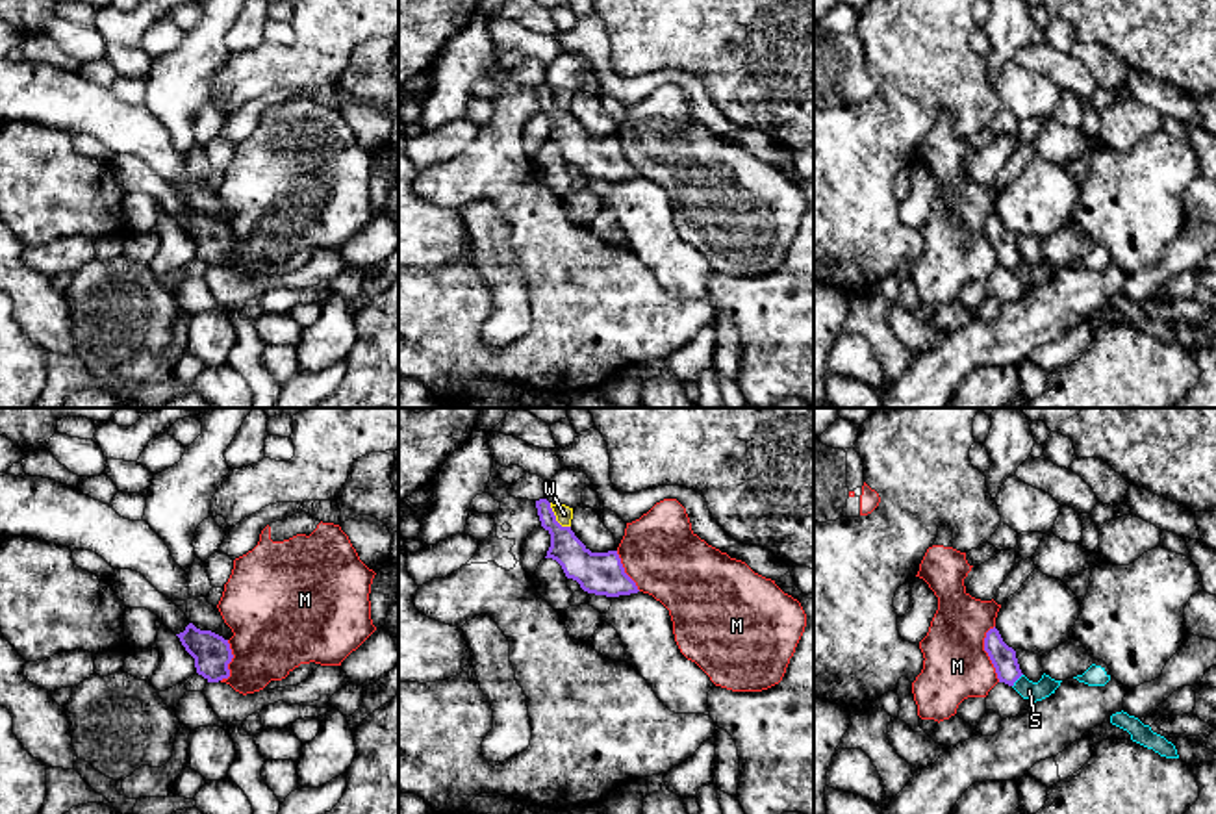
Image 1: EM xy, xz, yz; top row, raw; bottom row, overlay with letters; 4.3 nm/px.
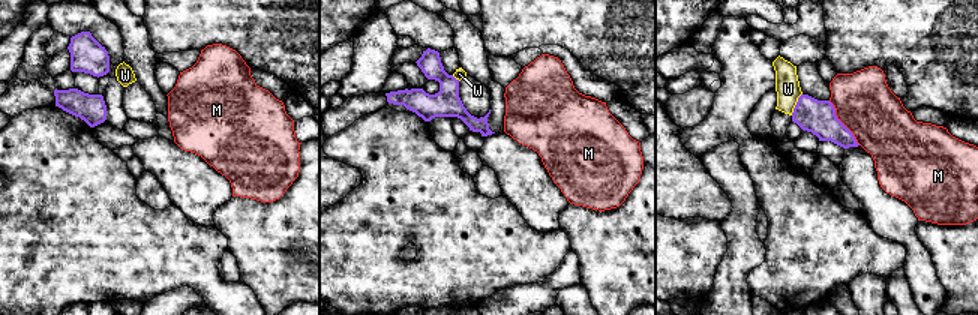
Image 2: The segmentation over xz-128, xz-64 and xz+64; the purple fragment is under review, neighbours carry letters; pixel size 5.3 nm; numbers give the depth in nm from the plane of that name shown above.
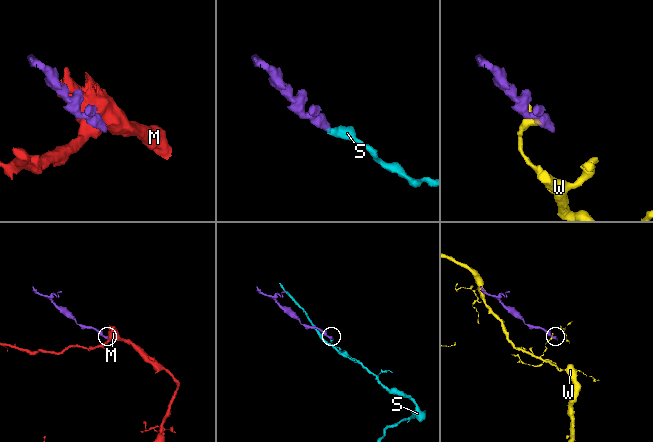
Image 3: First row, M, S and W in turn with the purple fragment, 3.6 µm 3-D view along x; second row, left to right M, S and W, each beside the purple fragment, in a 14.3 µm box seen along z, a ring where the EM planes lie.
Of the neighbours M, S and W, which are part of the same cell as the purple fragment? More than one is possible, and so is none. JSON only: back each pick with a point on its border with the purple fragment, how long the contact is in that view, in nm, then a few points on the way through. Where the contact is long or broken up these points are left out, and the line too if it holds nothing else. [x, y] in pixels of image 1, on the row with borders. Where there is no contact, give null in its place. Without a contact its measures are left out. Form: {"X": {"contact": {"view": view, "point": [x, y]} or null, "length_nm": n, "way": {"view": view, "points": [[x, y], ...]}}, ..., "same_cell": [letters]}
{"same_cell": []}

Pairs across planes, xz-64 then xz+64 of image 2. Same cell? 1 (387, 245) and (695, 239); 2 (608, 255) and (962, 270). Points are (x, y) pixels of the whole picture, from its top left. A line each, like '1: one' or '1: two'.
1: one
2: one

